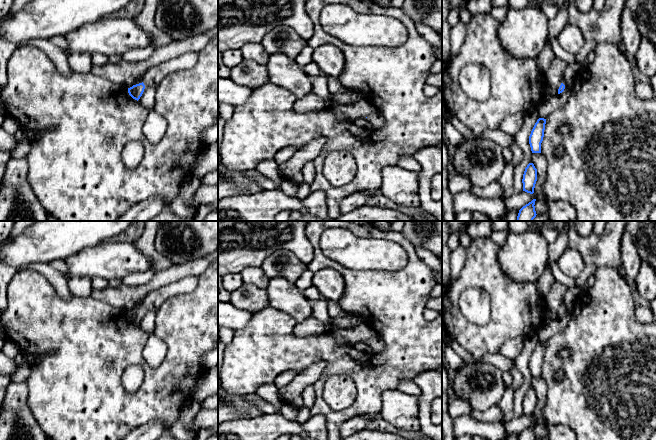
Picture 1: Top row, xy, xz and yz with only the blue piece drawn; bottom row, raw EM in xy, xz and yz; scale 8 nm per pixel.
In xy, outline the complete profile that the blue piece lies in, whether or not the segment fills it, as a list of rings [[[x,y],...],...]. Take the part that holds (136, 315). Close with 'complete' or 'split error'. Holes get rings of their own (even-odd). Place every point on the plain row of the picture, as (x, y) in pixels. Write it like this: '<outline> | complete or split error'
[[[188,276],[169,285],[151,291],[144,299],[143,306],[128,312],[129,319],[139,324],[146,311],[156,312],[160,306],[169,298],[193,291],[198,282],[197,276]]] | split error

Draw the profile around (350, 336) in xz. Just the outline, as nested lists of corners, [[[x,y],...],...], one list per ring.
[[[364,321],[353,328],[329,328],[327,333],[330,334],[338,343],[351,346],[359,342],[366,342],[372,336],[376,335],[375,330]]]

